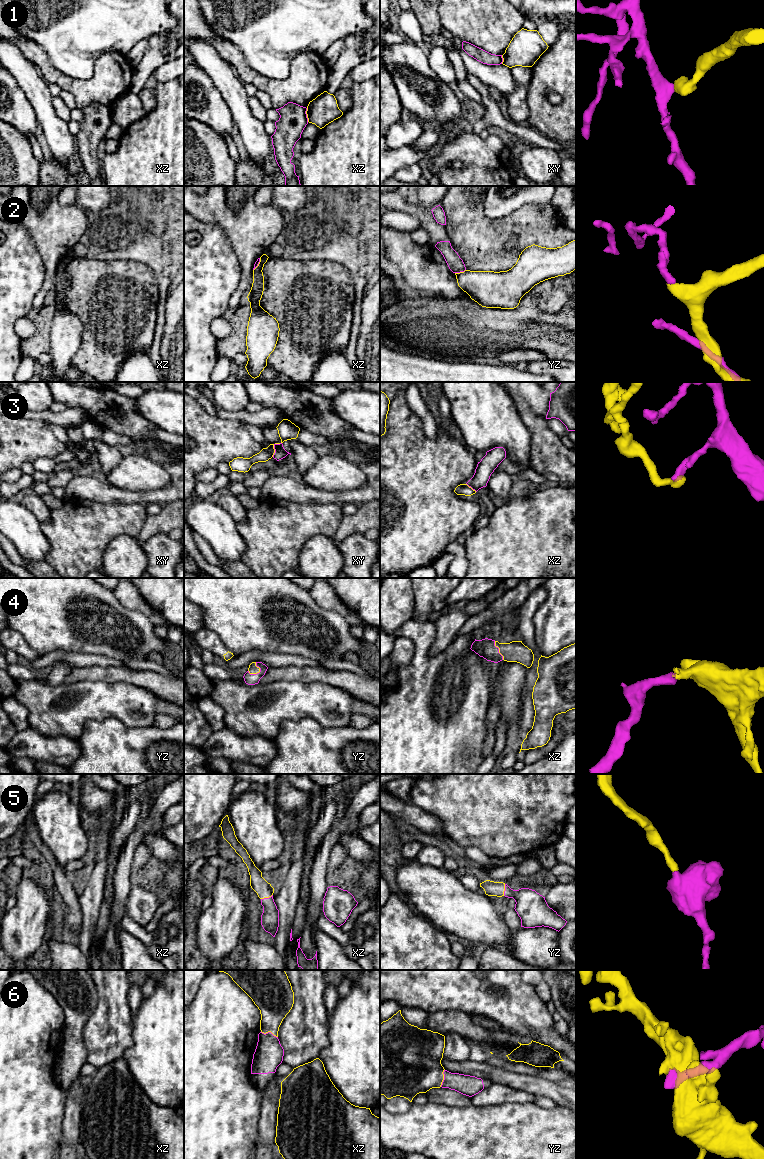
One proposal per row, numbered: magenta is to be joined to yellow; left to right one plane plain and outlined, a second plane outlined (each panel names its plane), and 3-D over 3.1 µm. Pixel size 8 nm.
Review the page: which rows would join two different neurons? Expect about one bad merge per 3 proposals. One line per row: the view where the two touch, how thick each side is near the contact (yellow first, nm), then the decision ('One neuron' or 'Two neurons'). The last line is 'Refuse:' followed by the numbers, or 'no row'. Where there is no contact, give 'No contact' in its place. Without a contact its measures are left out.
1: Touches yellow in xz. Thickness 240 nm (yellow) against 220 nm. Two neurons
2: Touches yellow in yz. Thickness 280 nm (yellow) against 120 nm. Two neurons
3: Touches yellow in xy. Thickness 100 nm (yellow) against 90 nm. Two neurons
4: Touches yellow in yz. Thickness 80 nm (yellow) against 100 nm. One neuron
5: Touches yellow in xz. Thickness 130 nm (yellow) against 140 nm. One neuron
6: Touches yellow in yz. Thickness 420 nm (yellow) against 160 nm. One neuron
Refuse: 1, 2, 3

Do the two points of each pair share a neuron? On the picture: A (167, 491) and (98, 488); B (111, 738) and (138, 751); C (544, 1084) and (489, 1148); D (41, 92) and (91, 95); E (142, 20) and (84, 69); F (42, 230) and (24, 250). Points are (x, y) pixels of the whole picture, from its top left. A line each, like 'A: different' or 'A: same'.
A: same
B: same
C: different
D: different
E: same
F: different

